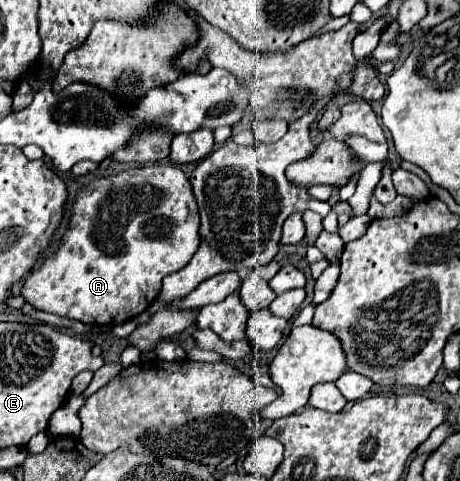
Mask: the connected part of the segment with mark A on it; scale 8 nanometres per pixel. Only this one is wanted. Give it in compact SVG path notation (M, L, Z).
M156 162L156 164L146 164L146 166L132 166L132 168L122 170L120 174L116 172L116 174L110 174L110 176L94 178L88 186L84 186L78 192L76 200L72 202L70 226L68 226L66 234L62 236L60 246L54 250L54 254L50 254L50 258L44 258L44 262L40 264L40 268L32 270L26 276L22 288L20 288L20 294L26 300L26 304L34 306L36 310L50 312L50 314L56 314L56 316L62 316L62 318L68 318L68 320L76 320L76 322L90 324L90 326L96 326L96 324L98 326L116 326L116 324L122 324L122 322L132 320L138 314L142 314L158 298L160 284L162 284L162 278L166 274L178 272L180 268L184 268L190 262L190 258L194 256L194 252L196 252L196 248L200 244L198 228L200 228L200 216L198 216L198 206L196 206L196 200L194 200L194 194L192 194L192 184L186 178L186 174L180 168L176 168L174 164Z

